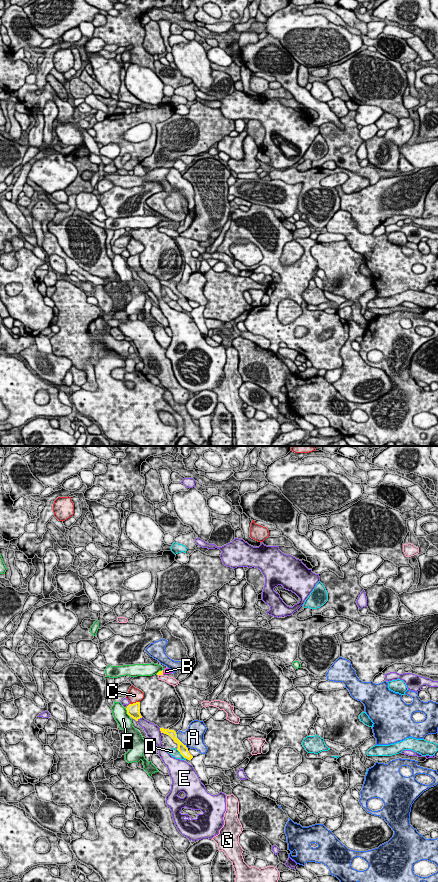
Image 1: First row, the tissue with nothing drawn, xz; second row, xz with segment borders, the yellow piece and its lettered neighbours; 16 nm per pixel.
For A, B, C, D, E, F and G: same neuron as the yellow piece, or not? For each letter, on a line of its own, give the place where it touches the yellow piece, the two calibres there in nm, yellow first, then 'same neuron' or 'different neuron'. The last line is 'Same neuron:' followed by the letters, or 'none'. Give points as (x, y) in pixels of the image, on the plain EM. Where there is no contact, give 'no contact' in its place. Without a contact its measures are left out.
A: contact xz (180, 293); calibres 140 and 340 nm; different neuron
B: contact xz (162, 224); calibres 60 and 100 nm; same neuron
C: contact xz (134, 255); calibres 220 and 240 nm; different neuron
D: contact xz (181, 306); calibres 140 and 140 nm; different neuron
E: contact xz (139, 270); calibres 220 and 190 nm; different neuron
F: contact xz (127, 264); calibres 220 and 220 nm; different neuron
G: contact xz (160, 226); calibres 60 and 130 nm; different neuron
Same neuron: B

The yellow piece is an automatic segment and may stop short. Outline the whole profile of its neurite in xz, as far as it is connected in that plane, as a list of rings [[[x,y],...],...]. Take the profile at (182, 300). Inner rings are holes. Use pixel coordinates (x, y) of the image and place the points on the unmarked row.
[[[160,280],[161,285],[167,286],[169,287],[175,295],[178,296],[178,300],[177,302],[180,304],[180,306],[188,311],[191,312],[193,310],[193,308],[189,305],[188,300],[186,299],[186,297],[184,297],[178,290],[177,290],[177,286],[174,282],[170,282],[168,281],[164,281],[164,280]]]

